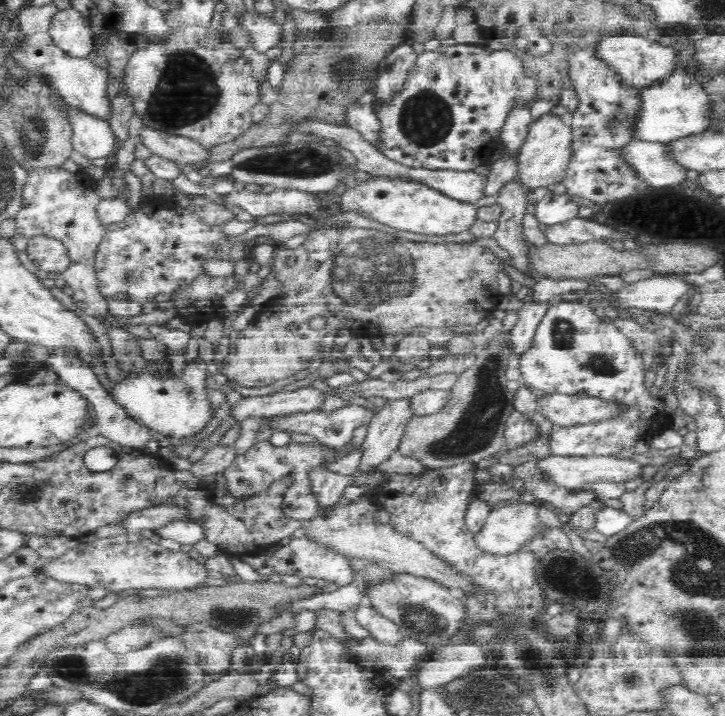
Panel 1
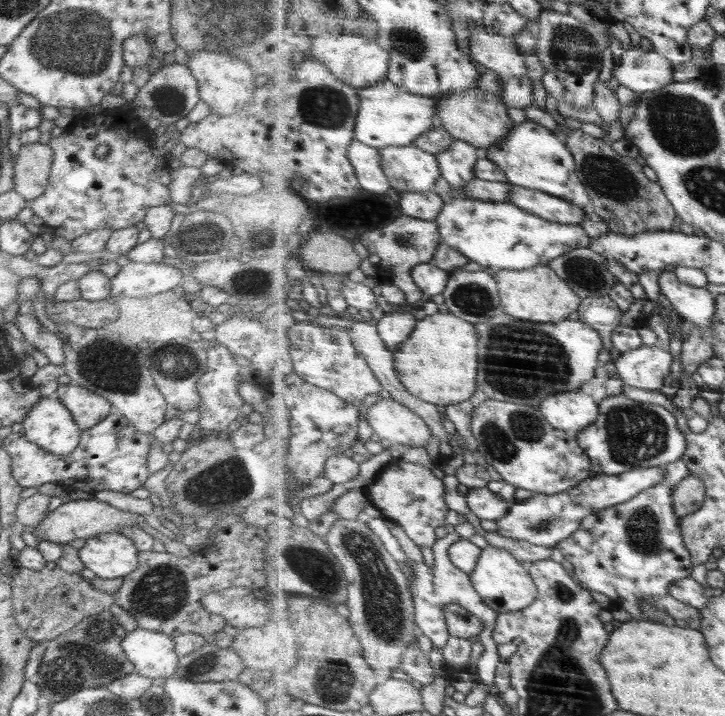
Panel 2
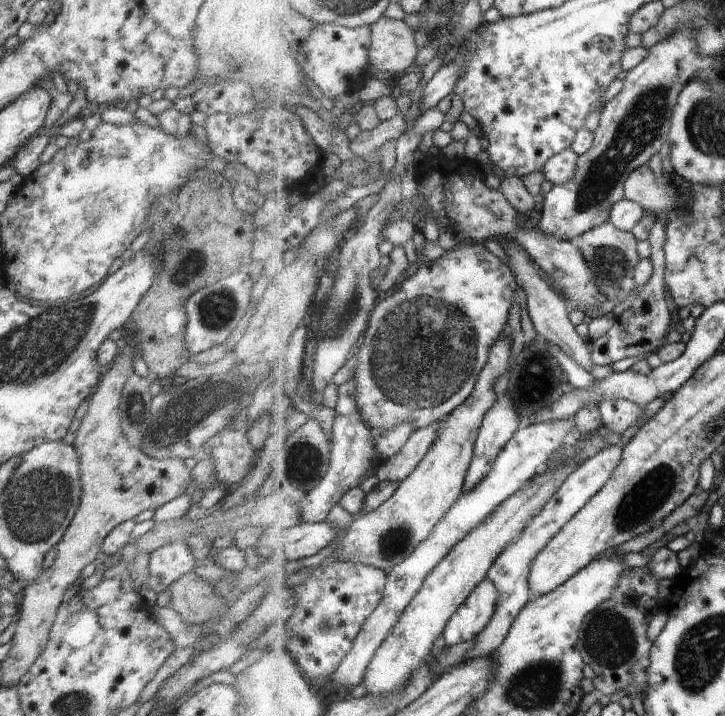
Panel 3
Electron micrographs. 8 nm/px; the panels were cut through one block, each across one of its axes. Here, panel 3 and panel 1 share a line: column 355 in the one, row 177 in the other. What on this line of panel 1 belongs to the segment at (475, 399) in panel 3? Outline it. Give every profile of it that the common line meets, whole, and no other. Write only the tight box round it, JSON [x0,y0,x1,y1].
[517,114,573,188]

